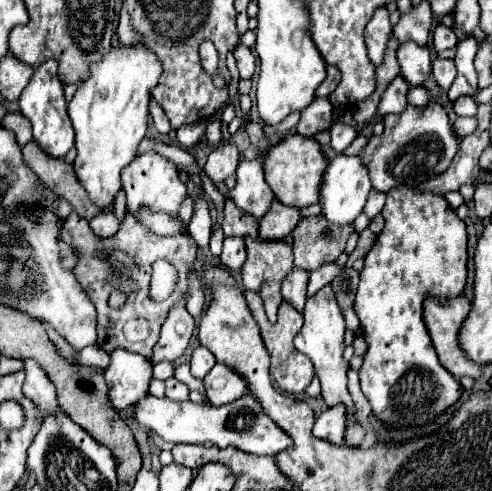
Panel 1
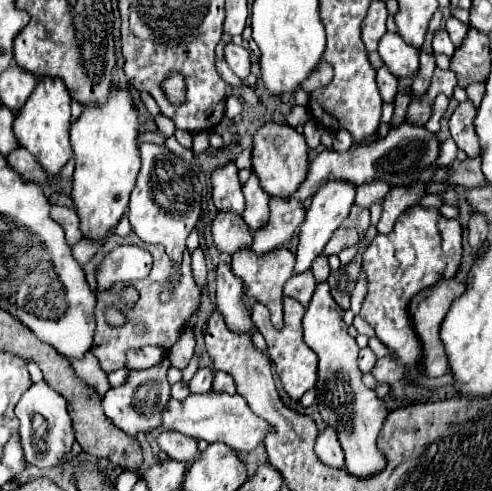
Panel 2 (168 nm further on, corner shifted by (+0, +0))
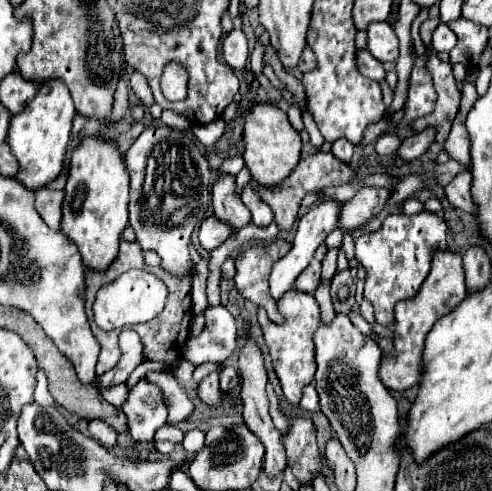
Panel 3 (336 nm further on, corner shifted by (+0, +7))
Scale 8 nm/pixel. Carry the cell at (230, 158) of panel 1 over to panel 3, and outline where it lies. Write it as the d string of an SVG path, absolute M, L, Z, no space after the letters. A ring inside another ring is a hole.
M220 175L212 187L212 209L214 215L238 231L240 227L250 223L250 211L240 201L236 193L236 177L234 175Z

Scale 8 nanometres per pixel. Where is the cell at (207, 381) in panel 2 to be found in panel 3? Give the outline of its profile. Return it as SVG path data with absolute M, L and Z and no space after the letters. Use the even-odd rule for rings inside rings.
M212 371L208 377L202 379L202 383L198 387L198 395L210 407L218 407L222 403L222 393L220 393L220 387L218 387L218 373L216 371Z

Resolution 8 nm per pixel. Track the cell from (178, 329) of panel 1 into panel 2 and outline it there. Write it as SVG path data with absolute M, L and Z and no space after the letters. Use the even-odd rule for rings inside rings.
M144 346L138 350L128 350L126 368L152 368L164 360L166 352L156 346Z

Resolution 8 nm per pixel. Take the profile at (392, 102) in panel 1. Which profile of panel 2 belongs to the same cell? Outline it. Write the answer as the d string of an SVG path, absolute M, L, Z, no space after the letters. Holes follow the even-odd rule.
M386 66L376 70L376 84L378 84L378 90L384 100L394 100L396 92L398 92L398 78Z

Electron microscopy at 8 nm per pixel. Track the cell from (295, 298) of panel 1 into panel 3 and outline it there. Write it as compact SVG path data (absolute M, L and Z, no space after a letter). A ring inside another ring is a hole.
M312 259L312 263L298 275L294 285L304 293L312 293L314 295L316 289L318 289L318 283L320 283L320 261Z

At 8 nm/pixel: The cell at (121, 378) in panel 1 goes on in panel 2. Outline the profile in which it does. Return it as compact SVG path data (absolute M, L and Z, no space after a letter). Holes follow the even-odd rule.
M164 358L158 366L152 366L148 370L132 370L126 384L106 392L102 400L102 408L116 428L128 432L130 436L138 436L138 434L146 434L152 428L162 426L162 412L168 408L168 402L172 398L170 384L166 380L168 368L170 368L170 360Z

